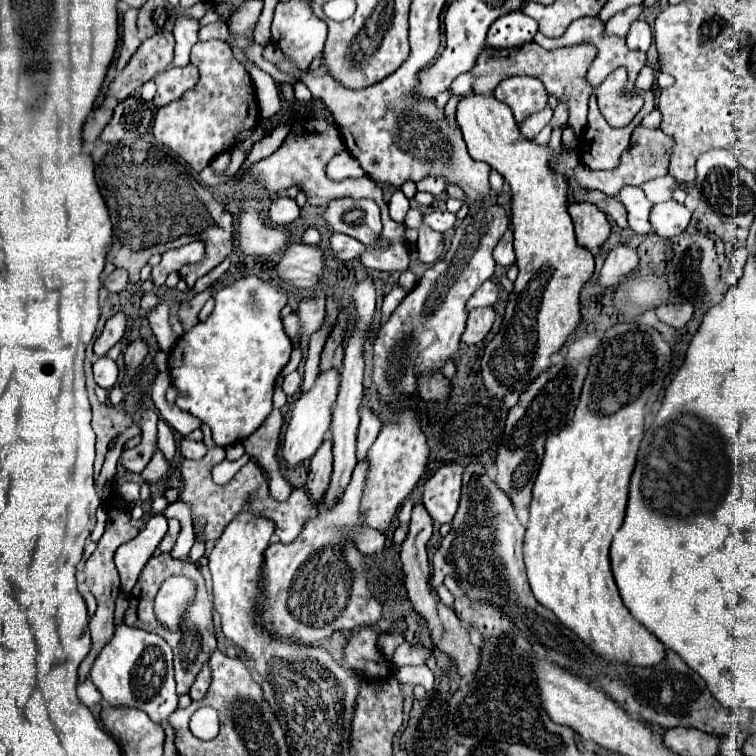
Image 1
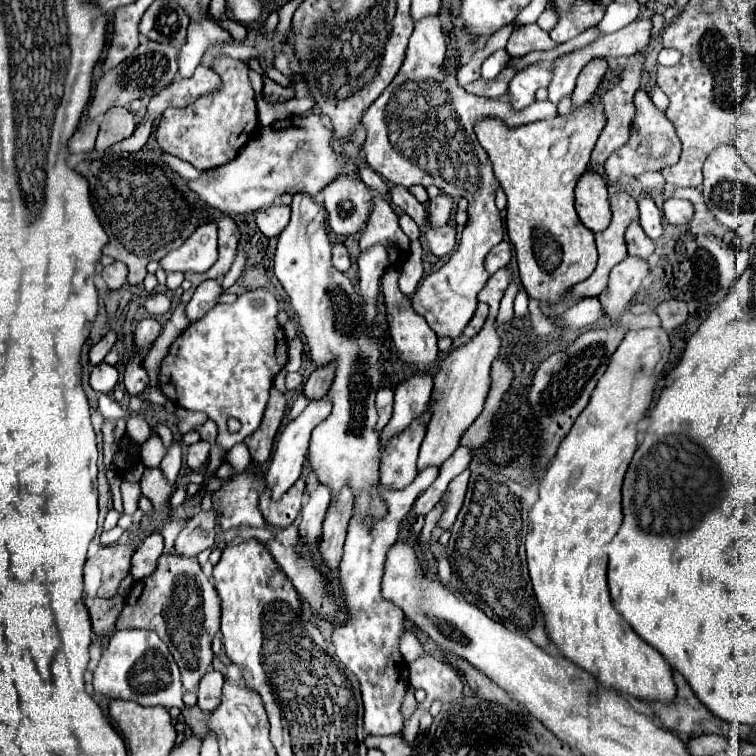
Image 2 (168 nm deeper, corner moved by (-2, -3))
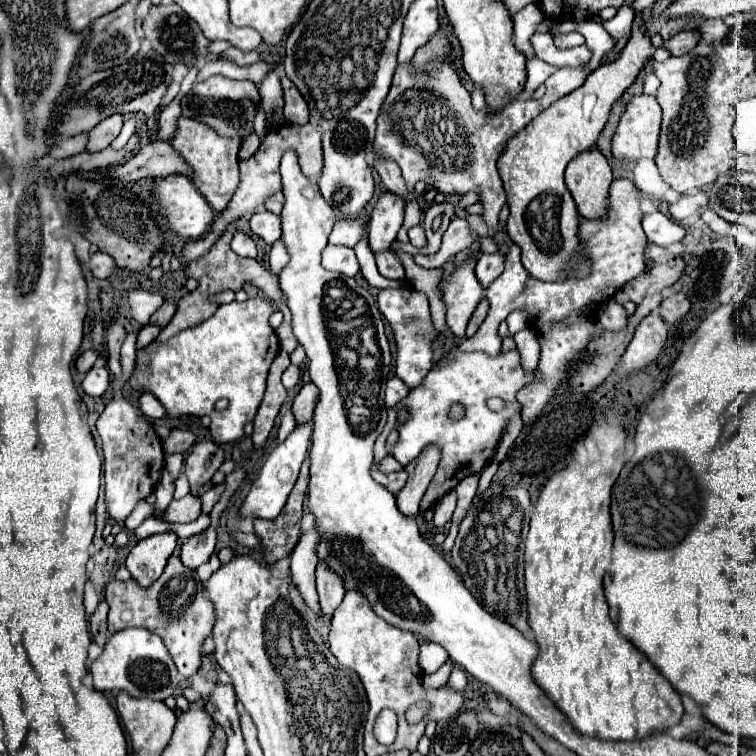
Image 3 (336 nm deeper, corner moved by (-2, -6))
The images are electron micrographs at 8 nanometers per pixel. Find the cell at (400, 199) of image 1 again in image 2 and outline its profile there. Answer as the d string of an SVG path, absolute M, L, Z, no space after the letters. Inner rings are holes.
M401 215L401 217L399 217L399 225L401 225L401 229L405 231L405 235L407 235L411 241L415 241L415 239L421 237L421 231L419 231L417 223L415 223L409 215Z

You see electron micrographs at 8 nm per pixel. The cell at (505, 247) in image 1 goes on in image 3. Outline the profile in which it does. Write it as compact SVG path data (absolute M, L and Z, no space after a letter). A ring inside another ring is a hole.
M503 252L481 254L481 256L477 258L477 268L475 268L475 274L477 274L479 282L487 288L487 286L503 272L503 264L505 264Z

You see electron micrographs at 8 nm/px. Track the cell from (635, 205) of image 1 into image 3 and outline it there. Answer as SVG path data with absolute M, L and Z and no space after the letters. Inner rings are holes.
M659 210L643 216L643 230L647 234L647 240L659 246L681 242L685 236L685 230L677 222L673 222L669 216L661 214Z

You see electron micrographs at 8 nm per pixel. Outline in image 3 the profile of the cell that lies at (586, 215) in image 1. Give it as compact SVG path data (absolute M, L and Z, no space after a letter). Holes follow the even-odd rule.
M593 146L573 158L565 170L567 188L577 204L577 210L587 220L605 220L609 204L611 168L605 156Z

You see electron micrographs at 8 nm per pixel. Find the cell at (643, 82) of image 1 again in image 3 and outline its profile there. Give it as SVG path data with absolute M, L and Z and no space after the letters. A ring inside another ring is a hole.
M635 96L627 104L613 136L613 156L617 160L655 158L659 146L661 106L653 96Z

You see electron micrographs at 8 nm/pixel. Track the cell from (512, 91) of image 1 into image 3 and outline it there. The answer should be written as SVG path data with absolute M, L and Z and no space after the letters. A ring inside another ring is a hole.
M539 58L527 60L525 70L527 70L527 80L525 80L525 90L527 92L535 92L555 72L555 68L547 66L545 62L539 62Z

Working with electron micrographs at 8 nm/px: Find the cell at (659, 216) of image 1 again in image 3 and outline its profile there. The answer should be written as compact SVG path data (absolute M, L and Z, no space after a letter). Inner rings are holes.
M699 190L697 194L683 194L677 202L669 206L669 214L673 220L681 222L703 214L705 208L707 208L707 194Z

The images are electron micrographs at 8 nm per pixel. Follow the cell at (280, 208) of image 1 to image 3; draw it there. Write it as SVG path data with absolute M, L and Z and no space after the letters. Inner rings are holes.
M263 210L263 212L257 212L253 218L251 218L251 230L261 236L267 244L273 244L281 238L281 218L275 216L273 212L269 210Z

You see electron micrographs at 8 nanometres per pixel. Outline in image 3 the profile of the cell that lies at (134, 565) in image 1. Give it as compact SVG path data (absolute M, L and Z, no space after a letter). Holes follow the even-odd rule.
M173 532L153 534L149 538L139 540L139 544L127 556L127 570L133 580L141 586L149 586L155 582L167 564L167 558L173 554L177 546L177 536Z

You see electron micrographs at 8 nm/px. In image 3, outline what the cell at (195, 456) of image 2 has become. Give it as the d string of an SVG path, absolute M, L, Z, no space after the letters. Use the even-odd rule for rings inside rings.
M203 440L191 448L185 460L185 474L189 478L193 496L201 496L213 486L211 476L219 470L221 462L223 462L223 450L215 442Z

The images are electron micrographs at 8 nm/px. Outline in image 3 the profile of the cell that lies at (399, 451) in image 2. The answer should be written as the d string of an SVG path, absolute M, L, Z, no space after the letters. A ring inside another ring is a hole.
M517 350L511 352L501 352L497 356L487 356L487 354L457 354L457 360L449 362L447 366L443 366L441 362L433 366L431 374L427 374L427 378L423 380L423 386L415 388L409 392L407 398L403 398L403 402L399 402L399 406L389 410L389 420L381 432L381 436L375 442L375 464L371 468L371 474L375 478L375 482L379 482L381 486L385 486L391 494L399 494L399 490L405 486L407 482L407 472L405 466L415 460L419 456L419 452L425 448L425 444L438 444L442 452L442 458L436 471L436 483L432 480L428 486L428 493L424 495L424 503L420 503L420 510L427 511L435 504L439 498L443 497L445 490L453 490L459 480L463 480L469 474L479 474L481 468L491 460L493 450L497 448L501 434L505 432L505 426L509 422L509 418L519 412L519 402L515 400L515 394L527 386L529 382L533 382L535 376L525 374L521 364L519 364L519 354ZM489 398L501 398L505 402L503 410L489 410L487 400ZM453 404L461 404L465 408L465 416L459 420L451 420L449 418L449 410ZM401 408L409 410L409 418L401 424L397 420L397 412ZM391 430L399 432L399 442L393 450L393 458L403 466L403 470L399 472L389 472L383 474L379 470L381 460L387 456L385 443L387 436Z

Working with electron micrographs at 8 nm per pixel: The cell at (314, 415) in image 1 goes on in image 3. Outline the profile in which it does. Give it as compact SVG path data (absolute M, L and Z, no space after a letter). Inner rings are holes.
M305 422L305 424L299 424L289 436L285 442L281 442L271 454L269 458L265 460L263 468L259 470L259 476L257 480L253 482L251 486L251 492L247 494L243 506L241 506L241 514L243 516L255 516L255 518L267 518L267 520L275 520L279 516L279 512L283 510L285 502L287 502L287 496L289 492L293 490L295 486L295 480L299 476L299 468L307 456L307 450L309 450L309 440L311 440L311 422Z

